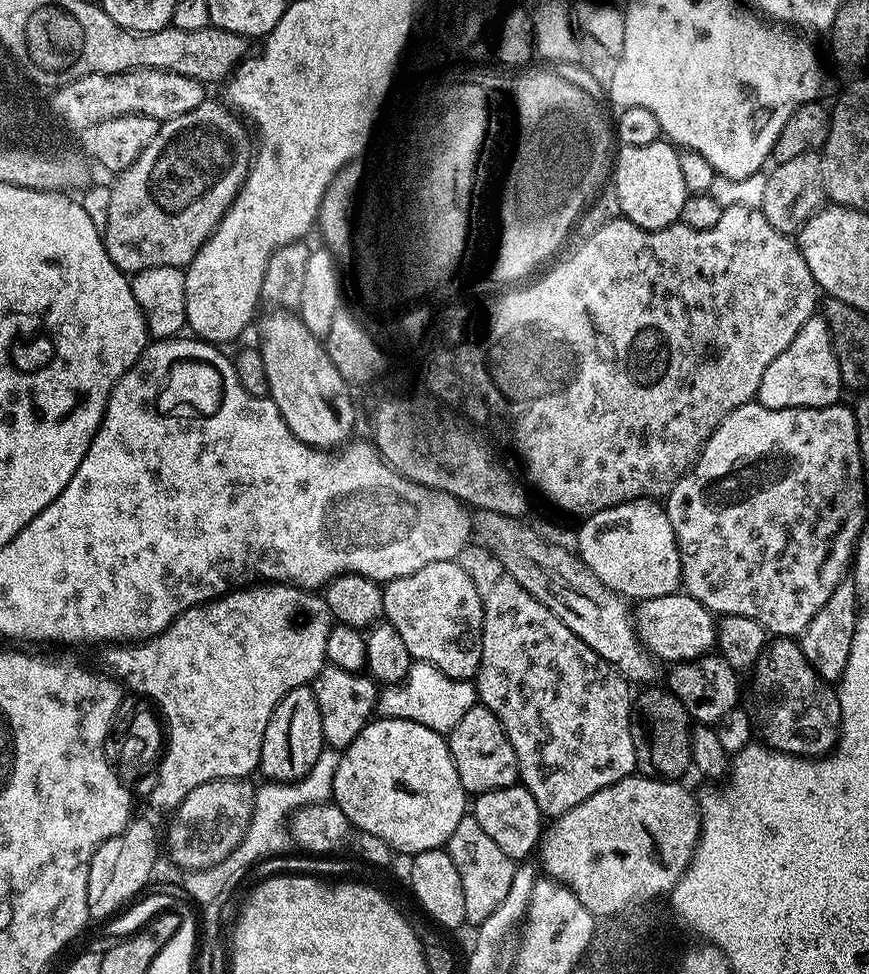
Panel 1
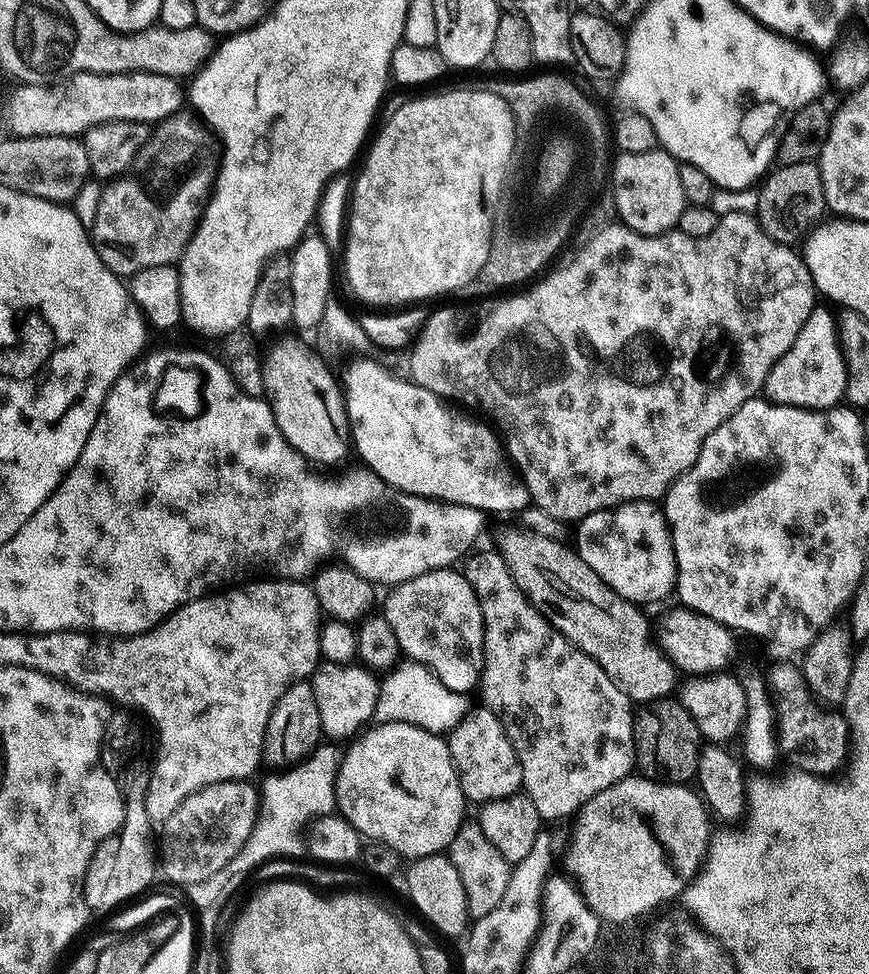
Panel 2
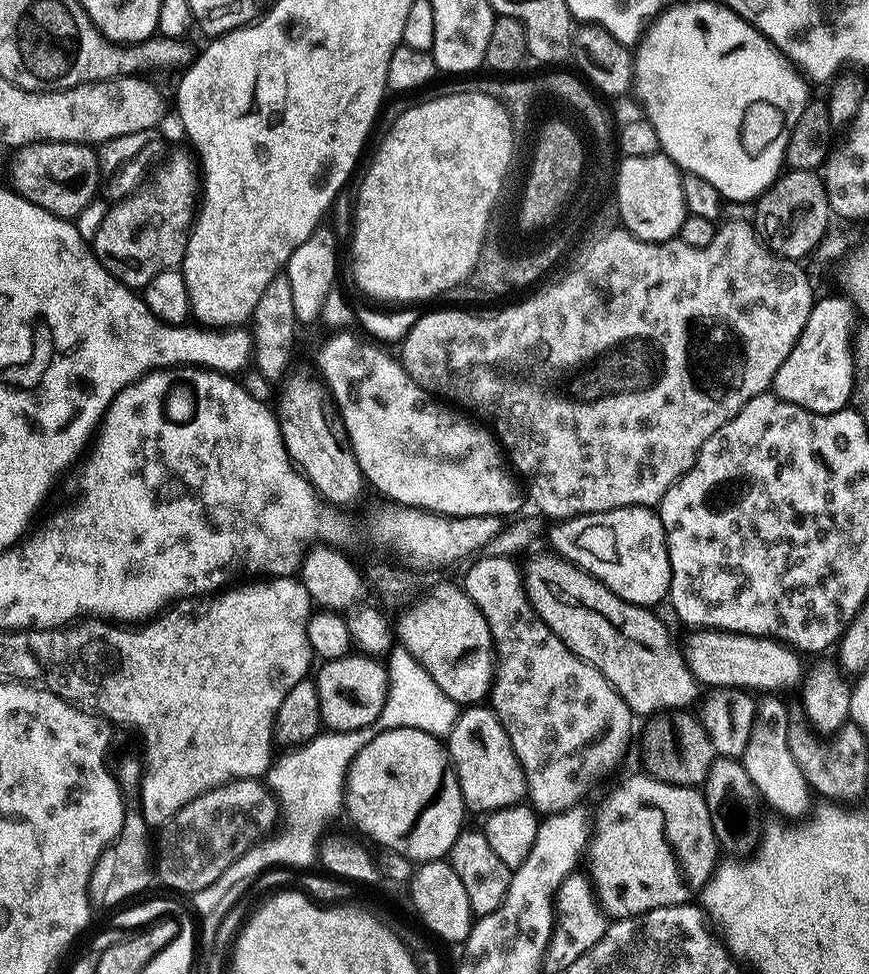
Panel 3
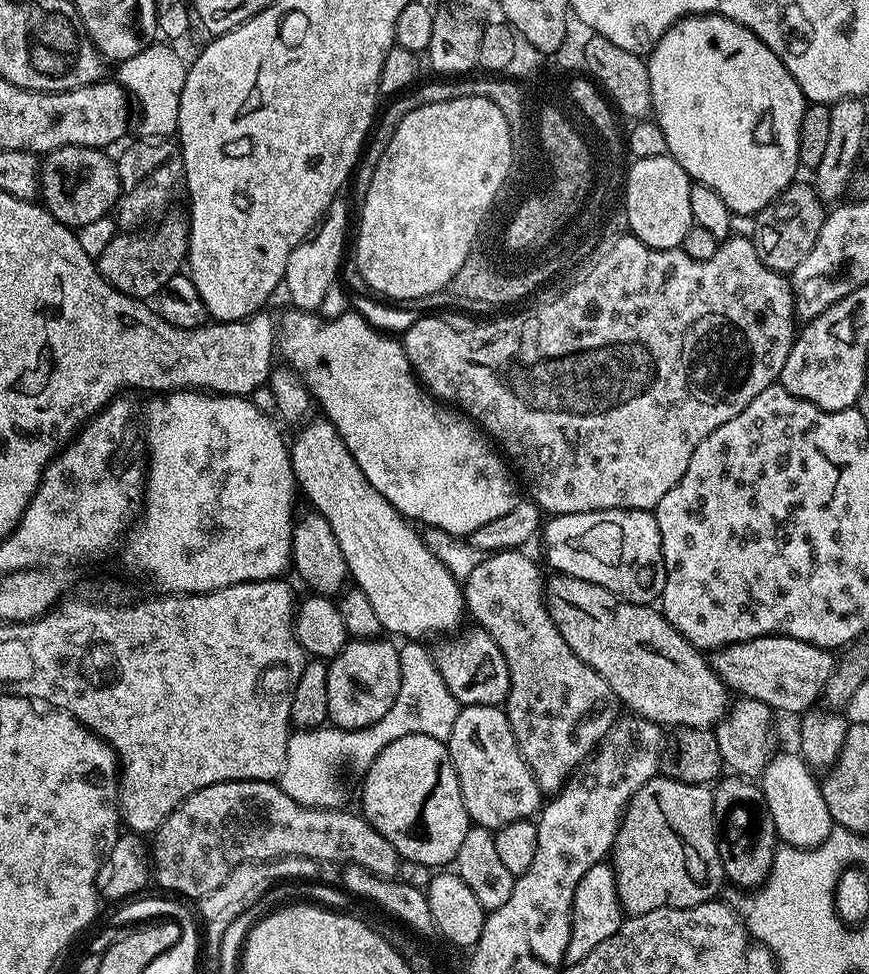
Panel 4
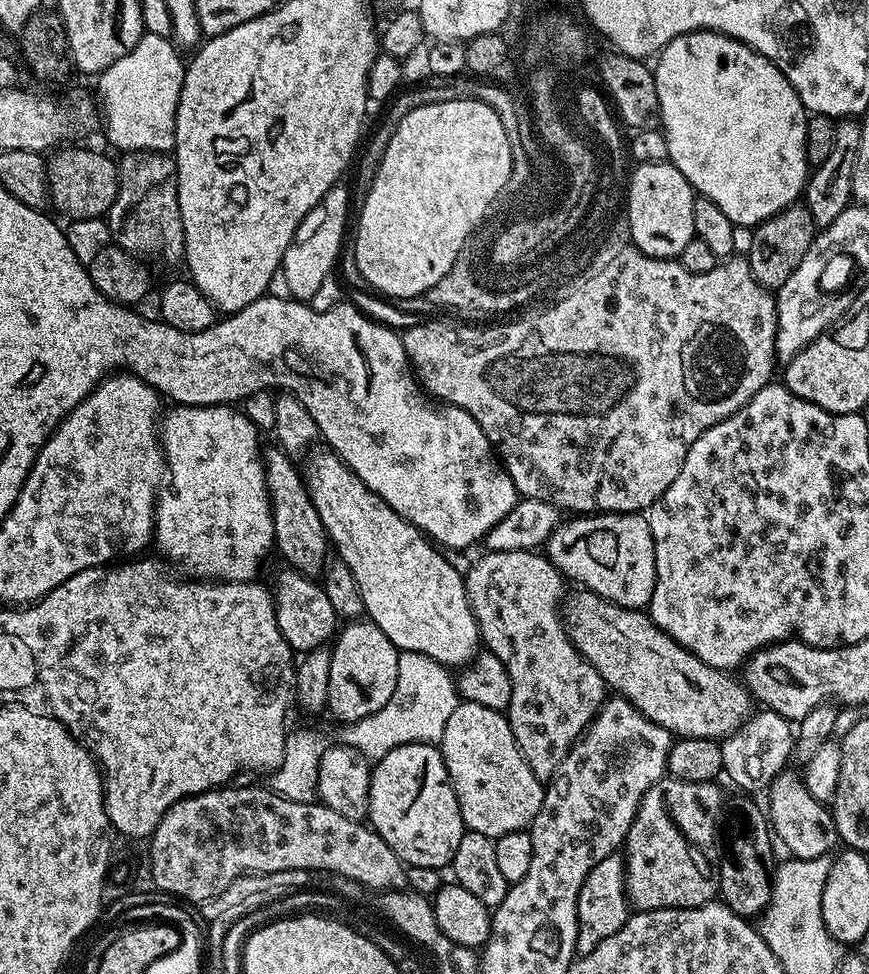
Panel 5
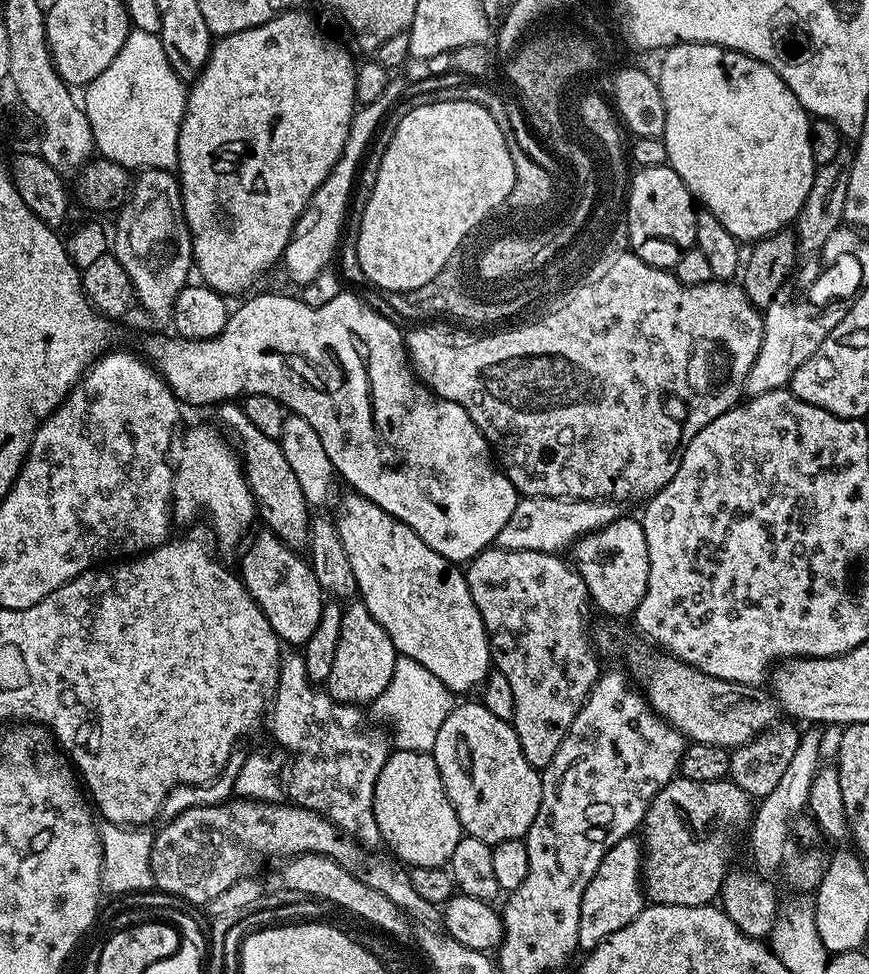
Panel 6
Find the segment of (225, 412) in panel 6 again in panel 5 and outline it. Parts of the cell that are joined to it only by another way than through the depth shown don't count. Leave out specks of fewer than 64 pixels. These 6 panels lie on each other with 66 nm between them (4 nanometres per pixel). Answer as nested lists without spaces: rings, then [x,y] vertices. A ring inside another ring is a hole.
[[[272,446],[272,449],[263,453],[264,458],[264,477],[266,478],[266,486],[268,487],[268,498],[272,502],[272,521],[274,522],[274,545],[275,551],[284,555],[284,560],[289,569],[293,572],[300,572],[303,576],[316,578],[323,573],[328,557],[326,558],[326,550],[328,551],[330,541],[327,532],[322,526],[322,518],[318,514],[318,510],[314,506],[314,502],[308,493],[308,486],[305,477],[295,468],[293,457],[288,456],[285,452],[280,451],[279,447]]]

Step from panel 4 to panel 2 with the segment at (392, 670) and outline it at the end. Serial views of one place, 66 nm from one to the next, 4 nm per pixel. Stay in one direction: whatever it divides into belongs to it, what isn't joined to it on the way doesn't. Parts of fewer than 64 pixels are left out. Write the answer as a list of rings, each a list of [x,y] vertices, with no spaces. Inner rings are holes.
[[[324,662],[312,673],[310,683],[314,690],[314,699],[318,702],[318,718],[322,718],[320,731],[325,737],[333,736],[328,737],[333,741],[344,740],[347,736],[355,737],[375,717],[380,694],[380,680],[375,671],[356,662]]]

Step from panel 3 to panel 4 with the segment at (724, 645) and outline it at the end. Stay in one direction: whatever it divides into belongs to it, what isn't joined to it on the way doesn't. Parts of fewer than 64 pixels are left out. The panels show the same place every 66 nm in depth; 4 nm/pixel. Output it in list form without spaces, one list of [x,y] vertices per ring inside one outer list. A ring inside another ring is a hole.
[[[759,636],[713,651],[710,663],[720,681],[733,693],[766,703],[777,713],[804,714],[815,705],[812,704],[815,700],[821,699],[827,680],[834,671],[832,656],[829,649],[807,644],[798,638]]]

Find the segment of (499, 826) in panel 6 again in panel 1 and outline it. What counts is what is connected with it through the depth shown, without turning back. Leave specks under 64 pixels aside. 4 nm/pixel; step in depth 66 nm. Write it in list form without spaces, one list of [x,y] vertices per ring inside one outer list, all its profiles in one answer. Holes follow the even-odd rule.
[[[477,706],[470,709],[462,722],[452,728],[447,741],[465,793],[479,794],[517,783],[516,755],[506,738],[500,719],[489,708]]]

